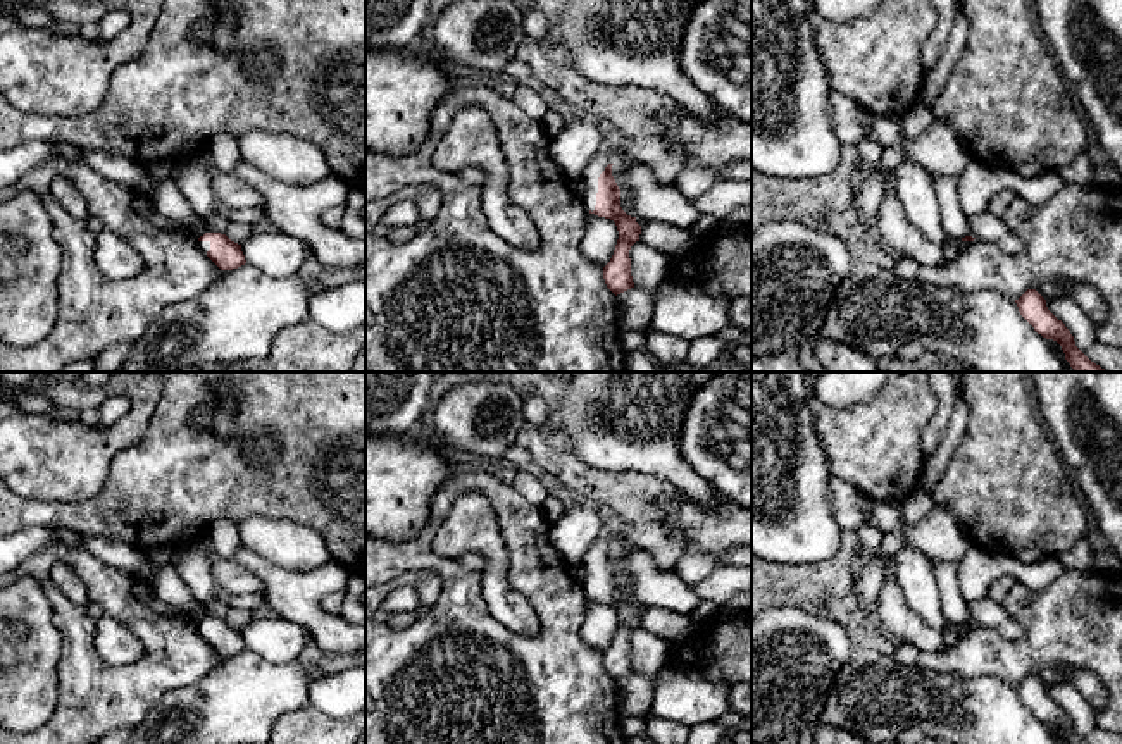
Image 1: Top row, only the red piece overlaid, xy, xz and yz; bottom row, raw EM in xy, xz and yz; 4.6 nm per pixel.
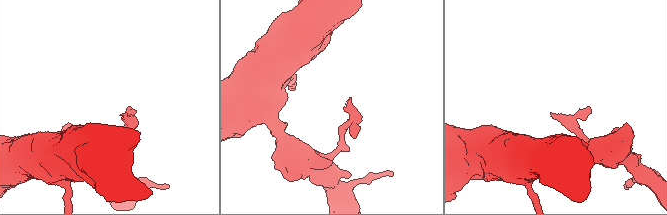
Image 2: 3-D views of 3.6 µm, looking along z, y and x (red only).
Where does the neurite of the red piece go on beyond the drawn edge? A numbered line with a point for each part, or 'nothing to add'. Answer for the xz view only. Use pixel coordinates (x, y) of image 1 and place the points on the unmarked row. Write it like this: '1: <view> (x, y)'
1: xz (604, 541)

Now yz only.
1: yz (914, 572)

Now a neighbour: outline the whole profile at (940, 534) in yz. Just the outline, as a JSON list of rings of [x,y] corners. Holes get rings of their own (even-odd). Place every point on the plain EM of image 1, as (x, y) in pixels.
[[[867,499],[865,512],[863,525],[872,525],[882,534],[898,534],[905,544],[922,549],[931,558],[958,565],[972,548],[958,518],[944,505],[936,503],[919,525],[903,522],[900,503]]]

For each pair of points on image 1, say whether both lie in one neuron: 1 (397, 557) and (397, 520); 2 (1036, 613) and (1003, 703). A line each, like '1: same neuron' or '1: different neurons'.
1: different neurons
2: different neurons

